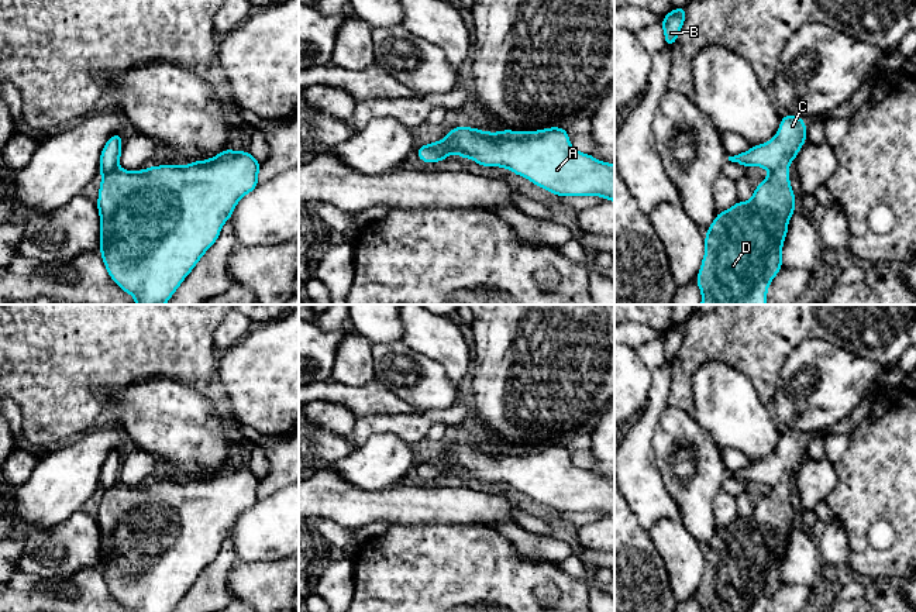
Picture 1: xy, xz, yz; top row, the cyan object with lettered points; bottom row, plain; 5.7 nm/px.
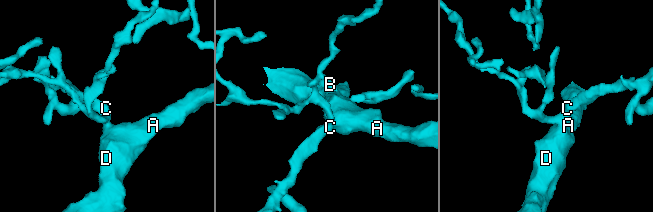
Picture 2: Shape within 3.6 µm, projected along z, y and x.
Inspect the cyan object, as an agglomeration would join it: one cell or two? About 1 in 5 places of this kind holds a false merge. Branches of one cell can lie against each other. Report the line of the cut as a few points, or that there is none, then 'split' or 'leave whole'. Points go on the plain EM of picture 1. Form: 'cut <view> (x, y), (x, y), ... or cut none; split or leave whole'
cut none; leave whole

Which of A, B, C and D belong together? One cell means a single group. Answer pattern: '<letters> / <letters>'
A B C D

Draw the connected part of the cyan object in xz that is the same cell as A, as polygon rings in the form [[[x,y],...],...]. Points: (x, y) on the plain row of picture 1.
[[[455,443],[445,455],[416,465],[426,479],[447,477],[450,468],[482,482],[507,484],[555,512],[602,512],[614,518],[614,479],[574,465],[565,444],[489,448]]]

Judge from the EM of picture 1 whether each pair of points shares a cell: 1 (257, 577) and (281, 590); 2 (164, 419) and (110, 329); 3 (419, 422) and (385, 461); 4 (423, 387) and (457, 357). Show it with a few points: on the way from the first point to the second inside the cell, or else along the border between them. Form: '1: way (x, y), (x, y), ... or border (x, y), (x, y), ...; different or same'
1: way (262, 583), (267, 587), (275, 587); same
2: border (174, 378), (143, 378), (128, 384), (112, 396); different
3: border (371, 435), (395, 433), (410, 444); different
4: border (415, 350), (436, 360), (455, 388); different

